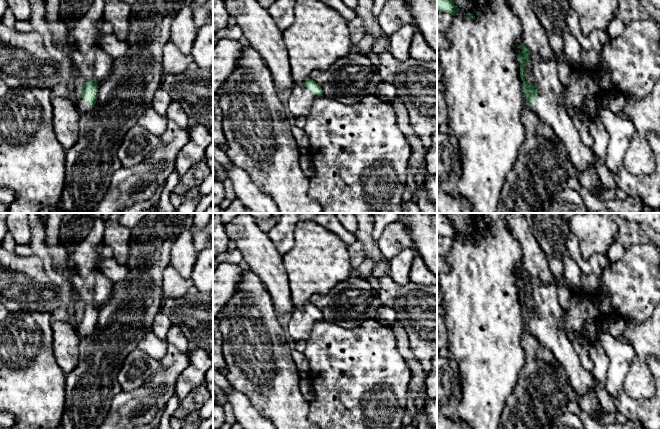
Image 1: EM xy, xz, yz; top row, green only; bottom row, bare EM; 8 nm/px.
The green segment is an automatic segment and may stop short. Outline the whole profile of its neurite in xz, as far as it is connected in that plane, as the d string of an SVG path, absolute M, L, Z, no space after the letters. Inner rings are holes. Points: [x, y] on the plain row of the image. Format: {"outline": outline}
{"outline": "M308 302L303 311L295 309L288 322L287 330L294 341L307 340L316 321L323 320L321 310Z"}

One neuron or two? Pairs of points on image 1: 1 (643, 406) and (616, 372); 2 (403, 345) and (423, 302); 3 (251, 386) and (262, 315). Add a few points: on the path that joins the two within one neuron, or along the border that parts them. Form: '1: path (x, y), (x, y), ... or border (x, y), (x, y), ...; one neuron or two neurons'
1: path (632, 406), (616, 391), (616, 383); one neuron
2: border (396, 318), (400, 321), (416, 358); two neurons
3: path (254, 368), (254, 333); one neuron

